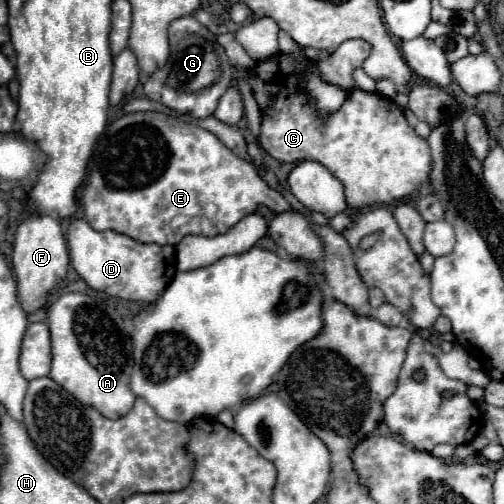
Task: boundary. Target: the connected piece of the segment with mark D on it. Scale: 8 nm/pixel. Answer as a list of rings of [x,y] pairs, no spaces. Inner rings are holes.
[[[84,218],[70,222],[66,238],[72,267],[90,288],[98,292],[106,292],[122,300],[150,304],[162,296],[175,275],[176,258],[173,246],[140,244],[130,236],[112,230],[98,232]]]

